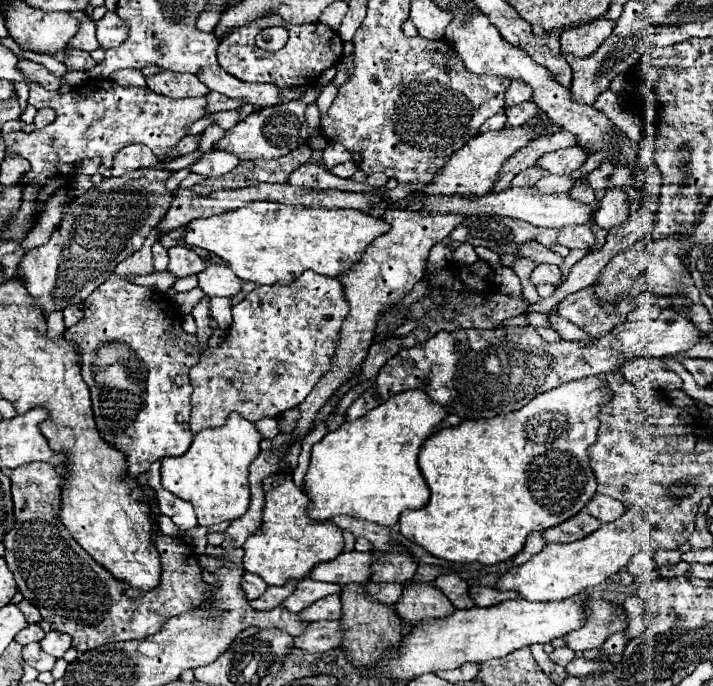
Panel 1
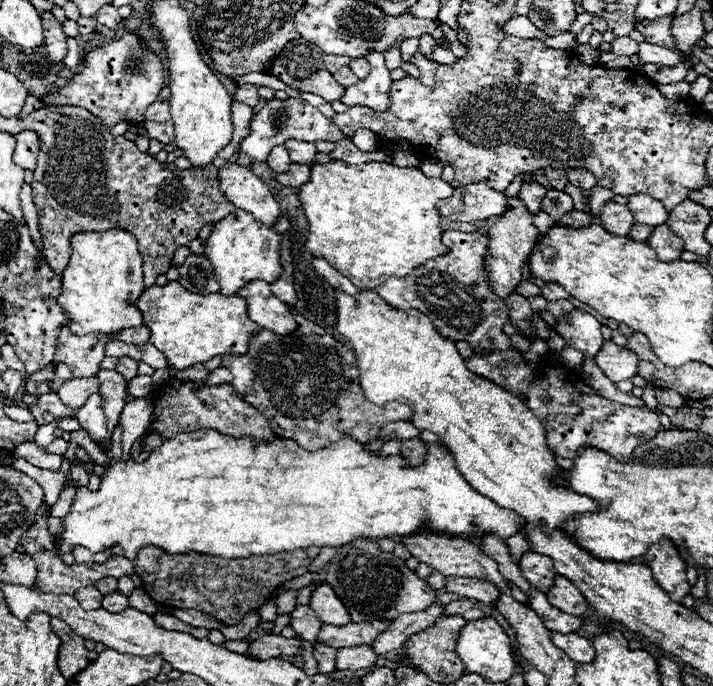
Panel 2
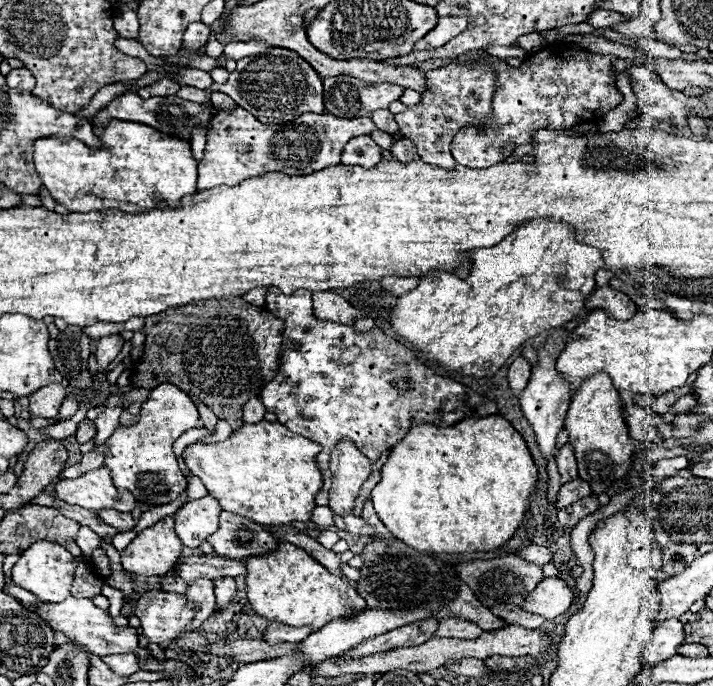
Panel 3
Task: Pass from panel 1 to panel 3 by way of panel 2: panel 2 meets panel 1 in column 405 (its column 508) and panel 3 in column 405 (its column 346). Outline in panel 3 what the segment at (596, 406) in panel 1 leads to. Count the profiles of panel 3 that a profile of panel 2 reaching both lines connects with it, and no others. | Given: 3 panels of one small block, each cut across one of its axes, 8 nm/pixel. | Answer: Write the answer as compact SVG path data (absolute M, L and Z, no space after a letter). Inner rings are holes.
M486 416L486 420L462 420L454 426L434 426L434 424L424 424L412 428L406 438L392 448L390 458L382 466L382 480L374 486L372 490L372 502L374 510L384 522L384 526L396 536L402 538L404 544L416 548L416 550L426 550L426 552L446 552L446 554L460 554L460 552L492 552L502 548L508 540L514 538L516 530L524 524L524 518L528 516L530 510L530 500L536 494L536 482L538 482L538 468L530 456L530 450L522 436L514 430L514 426L502 418L502 416Z

